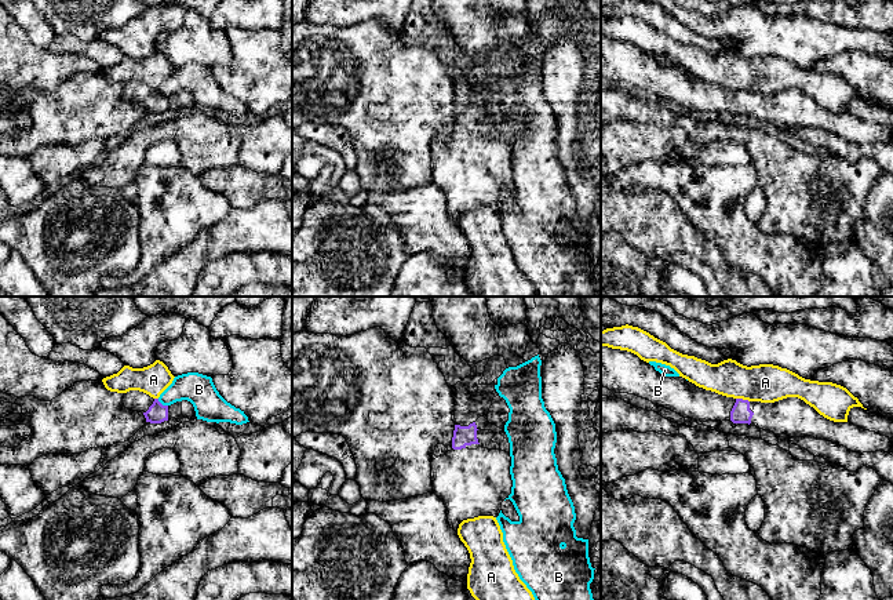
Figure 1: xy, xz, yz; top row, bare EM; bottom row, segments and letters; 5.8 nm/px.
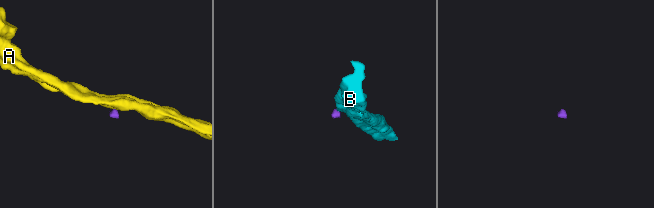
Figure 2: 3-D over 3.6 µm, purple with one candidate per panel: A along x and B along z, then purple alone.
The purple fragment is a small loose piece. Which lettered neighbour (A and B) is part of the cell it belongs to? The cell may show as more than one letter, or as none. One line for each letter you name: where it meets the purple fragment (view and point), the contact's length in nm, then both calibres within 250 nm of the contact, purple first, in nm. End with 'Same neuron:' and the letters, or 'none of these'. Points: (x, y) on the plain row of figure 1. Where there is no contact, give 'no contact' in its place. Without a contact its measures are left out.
Same neuron: none of these

